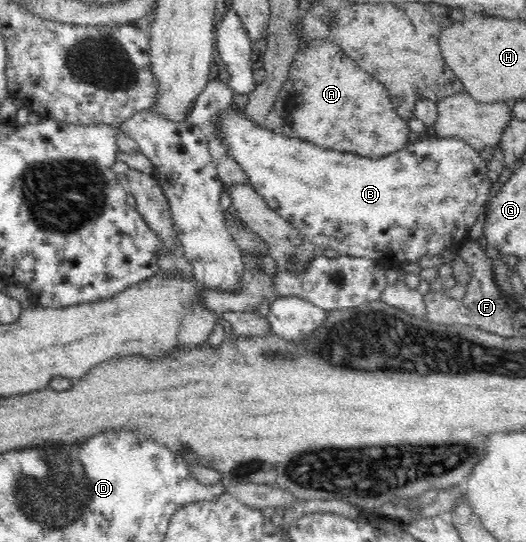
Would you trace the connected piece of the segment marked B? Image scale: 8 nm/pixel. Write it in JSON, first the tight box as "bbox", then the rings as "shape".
{"bbox":[213,108,491,267],"shape":[[[227,108],[225,114],[213,123],[218,128],[225,145],[229,147],[231,157],[237,161],[241,169],[250,178],[250,183],[256,188],[257,194],[260,194],[264,201],[281,218],[290,222],[303,236],[306,236],[319,251],[330,248],[340,255],[349,255],[359,258],[368,258],[370,260],[382,260],[386,267],[399,266],[404,263],[419,263],[423,256],[439,256],[442,250],[457,251],[461,245],[469,240],[469,231],[475,224],[483,204],[489,200],[491,192],[491,176],[487,162],[476,148],[473,148],[464,140],[455,138],[421,137],[415,143],[405,145],[403,149],[396,150],[395,153],[386,154],[384,157],[367,158],[355,153],[344,153],[338,150],[322,149],[311,142],[302,141],[300,138],[289,138],[283,133],[275,133],[266,127],[259,127],[253,121],[245,118],[245,114]]]}

